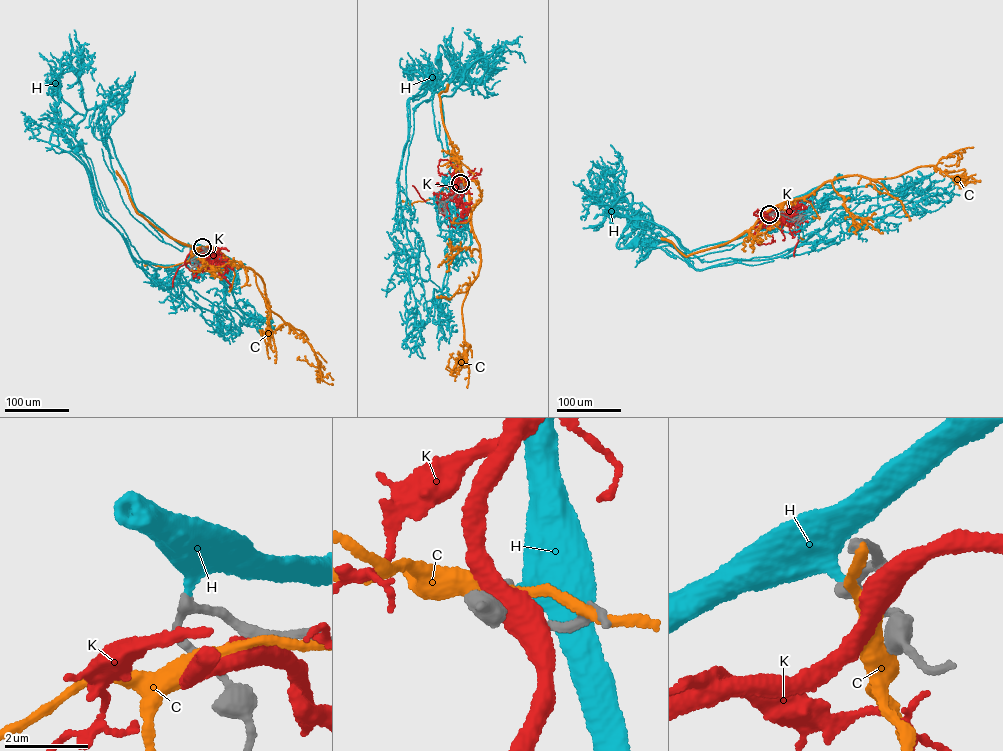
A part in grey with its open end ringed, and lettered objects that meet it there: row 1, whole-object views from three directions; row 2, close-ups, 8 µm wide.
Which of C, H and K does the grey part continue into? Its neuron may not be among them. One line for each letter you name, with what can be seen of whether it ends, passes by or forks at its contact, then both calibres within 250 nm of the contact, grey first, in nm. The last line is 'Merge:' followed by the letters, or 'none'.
H: it ends | 240/360 nm
Merge: H

